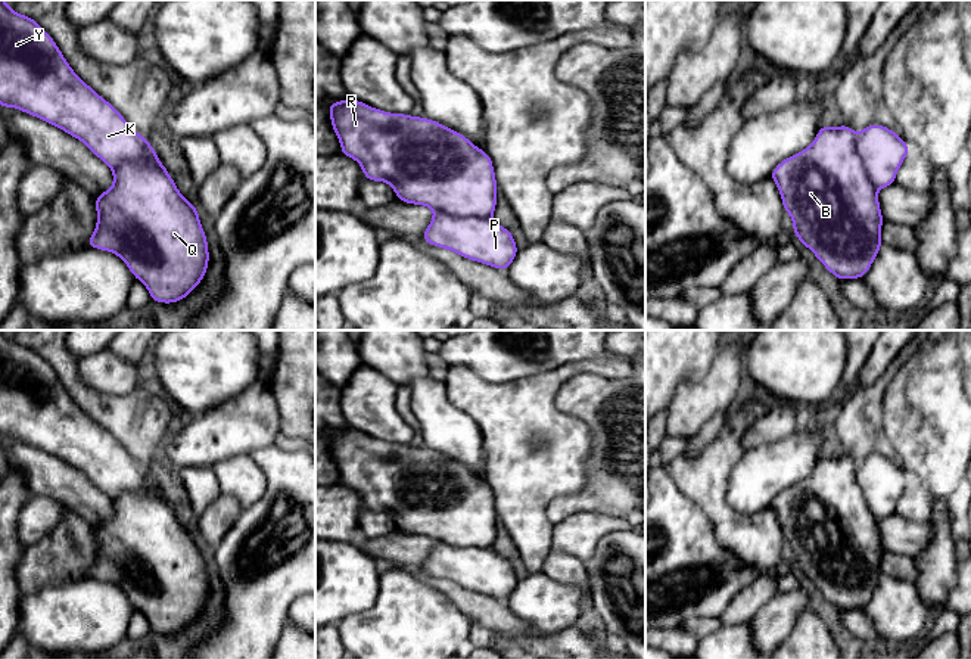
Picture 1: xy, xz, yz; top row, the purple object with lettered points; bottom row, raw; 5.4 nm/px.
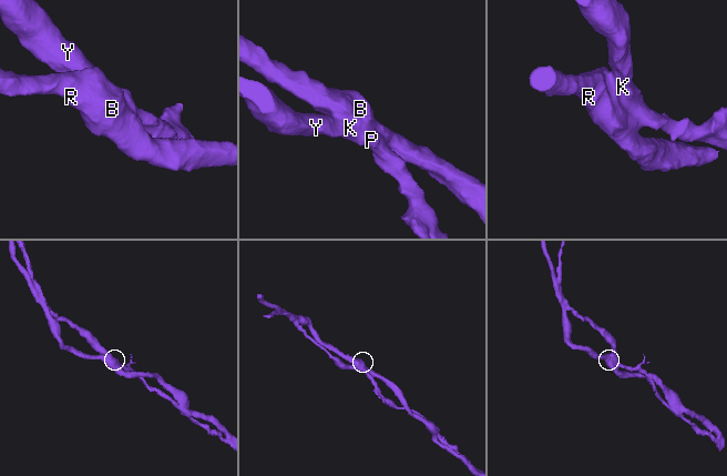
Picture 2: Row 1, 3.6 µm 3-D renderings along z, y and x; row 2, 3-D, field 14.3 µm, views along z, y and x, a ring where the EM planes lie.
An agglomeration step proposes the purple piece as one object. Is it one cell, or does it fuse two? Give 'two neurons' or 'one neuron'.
one neuron

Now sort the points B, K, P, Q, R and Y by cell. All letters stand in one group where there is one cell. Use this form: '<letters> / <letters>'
B K P Q R Y

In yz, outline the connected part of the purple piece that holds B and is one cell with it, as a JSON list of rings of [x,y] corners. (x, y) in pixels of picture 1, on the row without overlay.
[[[869,454],[859,464],[850,456],[821,456],[809,478],[781,491],[769,504],[777,513],[784,541],[793,550],[793,562],[822,596],[838,610],[862,609],[871,599],[881,572],[883,544],[877,520],[896,513],[896,504],[911,478],[881,454]]]

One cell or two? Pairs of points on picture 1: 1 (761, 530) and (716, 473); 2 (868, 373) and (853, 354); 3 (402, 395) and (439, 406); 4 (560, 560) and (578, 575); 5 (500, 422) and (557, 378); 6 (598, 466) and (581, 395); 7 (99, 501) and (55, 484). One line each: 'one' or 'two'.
1: one
2: two
3: two
4: one
5: one
6: one
7: one

